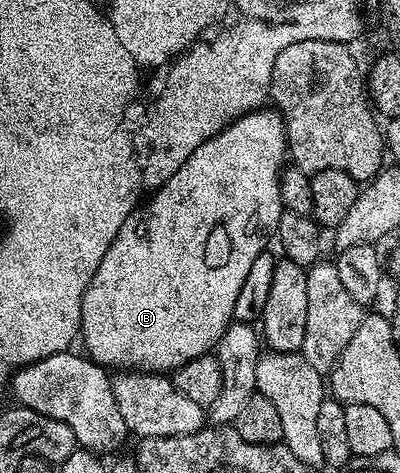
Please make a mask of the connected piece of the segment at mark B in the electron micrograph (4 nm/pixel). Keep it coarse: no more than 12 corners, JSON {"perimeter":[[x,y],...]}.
{"perimeter":[[285,120],[195,147],[119,227],[84,352],[216,350],[283,212]]}

